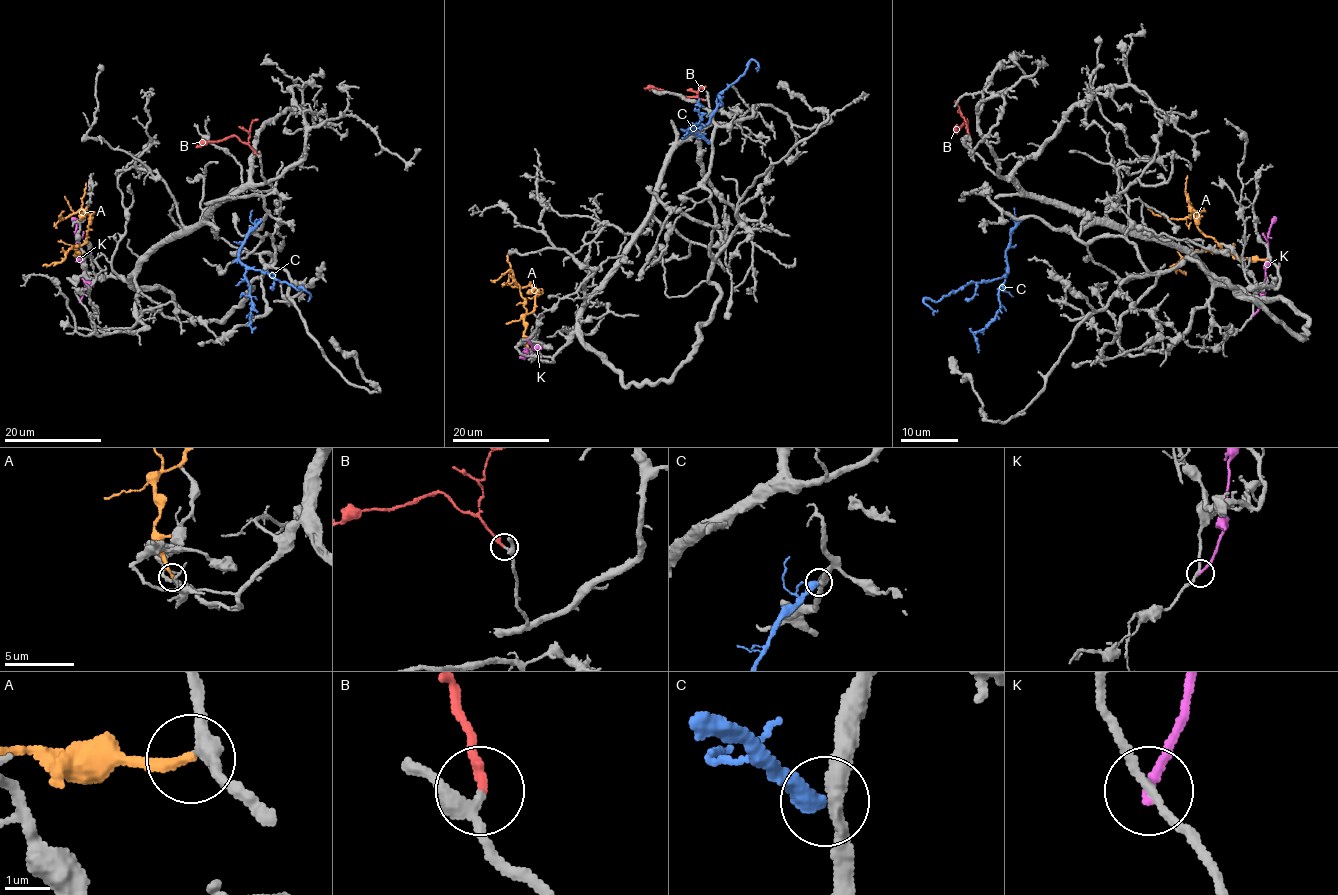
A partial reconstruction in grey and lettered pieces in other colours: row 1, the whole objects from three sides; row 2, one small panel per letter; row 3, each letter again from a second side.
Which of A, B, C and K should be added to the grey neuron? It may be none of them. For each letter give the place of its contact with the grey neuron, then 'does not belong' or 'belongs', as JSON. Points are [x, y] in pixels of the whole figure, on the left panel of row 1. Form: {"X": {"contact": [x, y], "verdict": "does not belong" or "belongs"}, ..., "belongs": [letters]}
{"A": {"contact": [82, 253], "verdict": "belongs"}, "B": {"contact": [257, 154], "verdict": "belongs"}, "C": {"contact": [262, 219], "verdict": "does not belong"}, "K": {"contact": [80, 301], "verdict": "does not belong"}, "belongs": ["A", "B"]}

